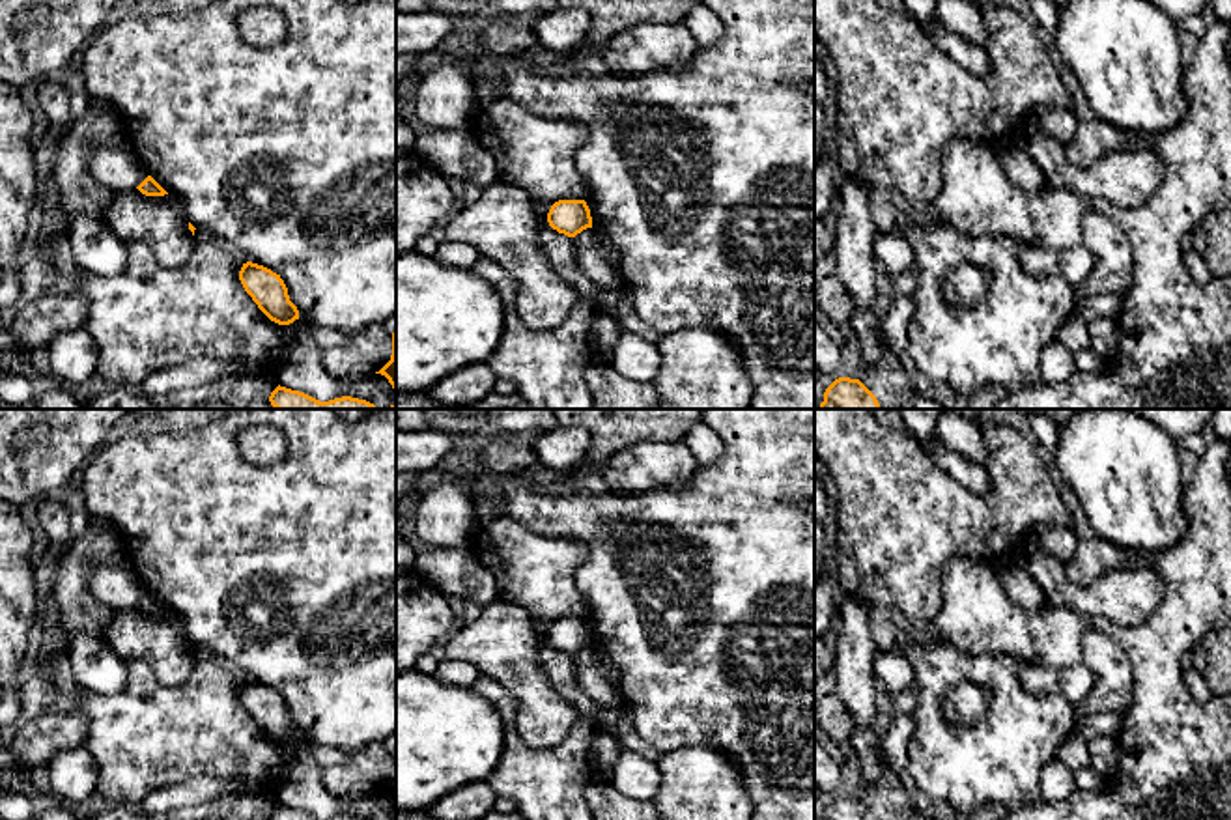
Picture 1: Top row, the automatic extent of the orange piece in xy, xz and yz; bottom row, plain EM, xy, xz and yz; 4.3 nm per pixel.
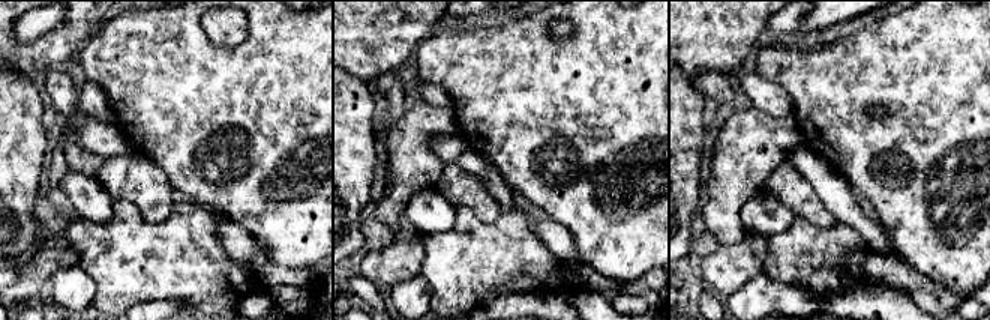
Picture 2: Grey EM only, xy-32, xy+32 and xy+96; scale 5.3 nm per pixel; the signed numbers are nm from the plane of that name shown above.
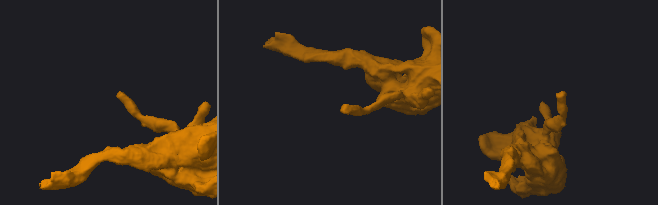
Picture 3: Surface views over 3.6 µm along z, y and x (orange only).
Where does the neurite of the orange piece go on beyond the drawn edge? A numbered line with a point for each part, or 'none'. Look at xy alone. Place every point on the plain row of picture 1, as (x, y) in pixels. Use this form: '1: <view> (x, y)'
none

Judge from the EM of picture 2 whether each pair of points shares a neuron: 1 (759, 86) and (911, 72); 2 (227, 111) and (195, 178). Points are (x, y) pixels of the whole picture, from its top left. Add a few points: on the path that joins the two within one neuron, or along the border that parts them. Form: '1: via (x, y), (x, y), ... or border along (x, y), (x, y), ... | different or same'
1: border along (755, 72), (773, 80), (789, 96), (792, 114) | different
2: via (213, 128), (204, 138), (201, 161) | same

